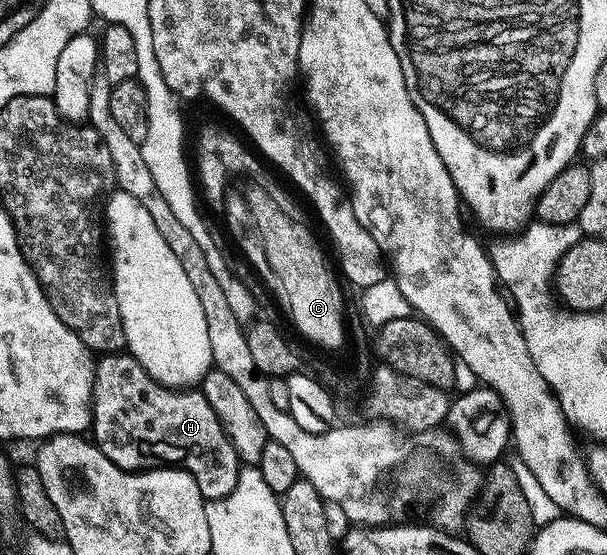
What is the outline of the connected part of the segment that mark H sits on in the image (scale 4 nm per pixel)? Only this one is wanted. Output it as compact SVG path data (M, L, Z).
M103 354L95 365L93 397L93 443L119 468L141 472L174 466L183 468L197 482L204 500L225 498L237 486L241 461L233 450L213 406L199 390L176 390L158 384L130 354Z

